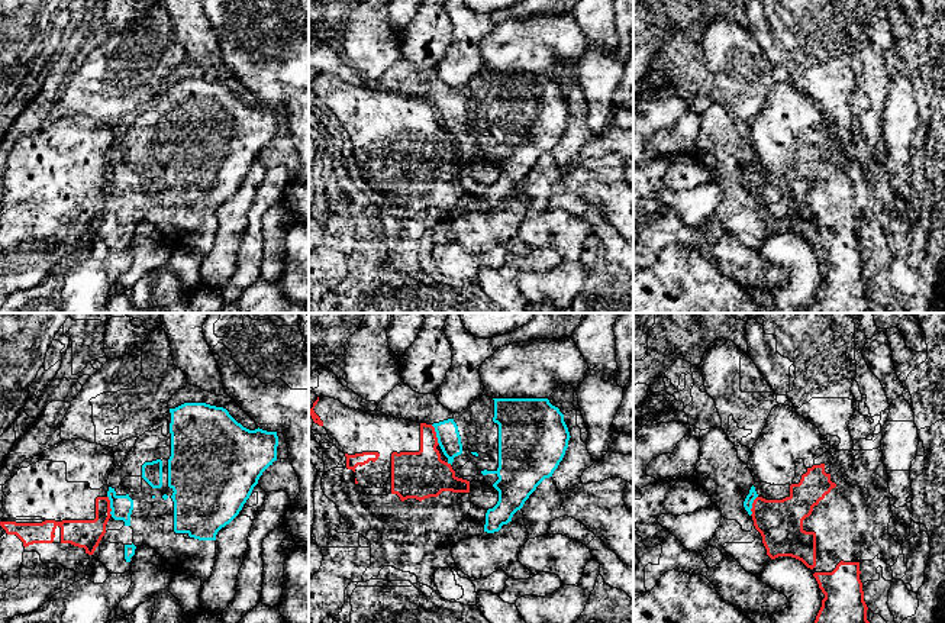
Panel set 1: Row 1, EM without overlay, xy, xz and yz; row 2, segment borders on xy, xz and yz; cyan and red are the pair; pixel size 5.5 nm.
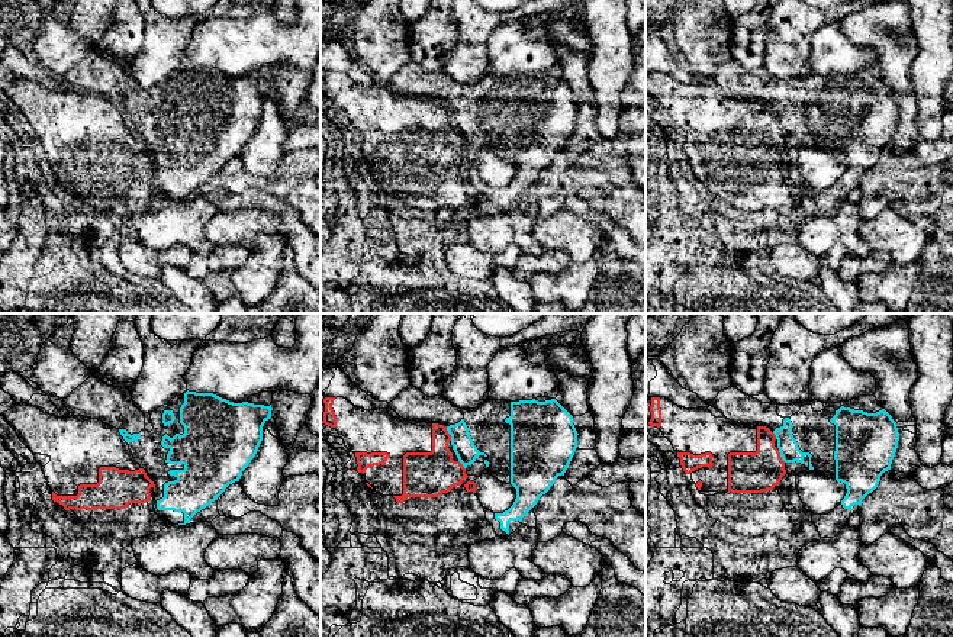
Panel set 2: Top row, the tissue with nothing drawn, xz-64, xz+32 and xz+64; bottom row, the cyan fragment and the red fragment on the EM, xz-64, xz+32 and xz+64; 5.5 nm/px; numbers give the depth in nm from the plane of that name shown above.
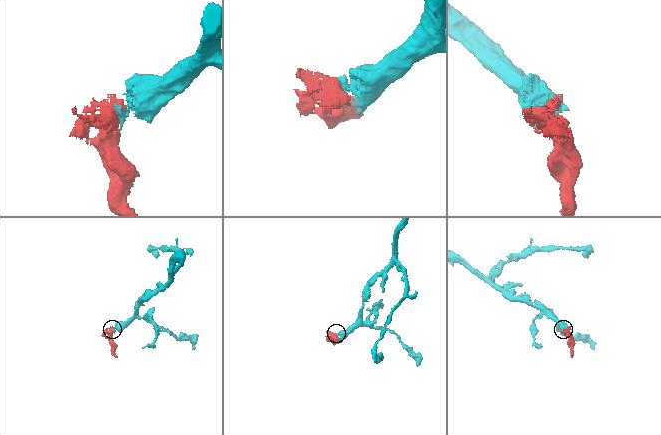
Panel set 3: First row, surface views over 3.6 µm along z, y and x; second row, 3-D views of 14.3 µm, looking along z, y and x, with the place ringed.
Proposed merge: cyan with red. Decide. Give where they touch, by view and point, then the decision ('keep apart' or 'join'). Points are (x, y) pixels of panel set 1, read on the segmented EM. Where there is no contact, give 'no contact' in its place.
contact xz (436, 435); keep apart

